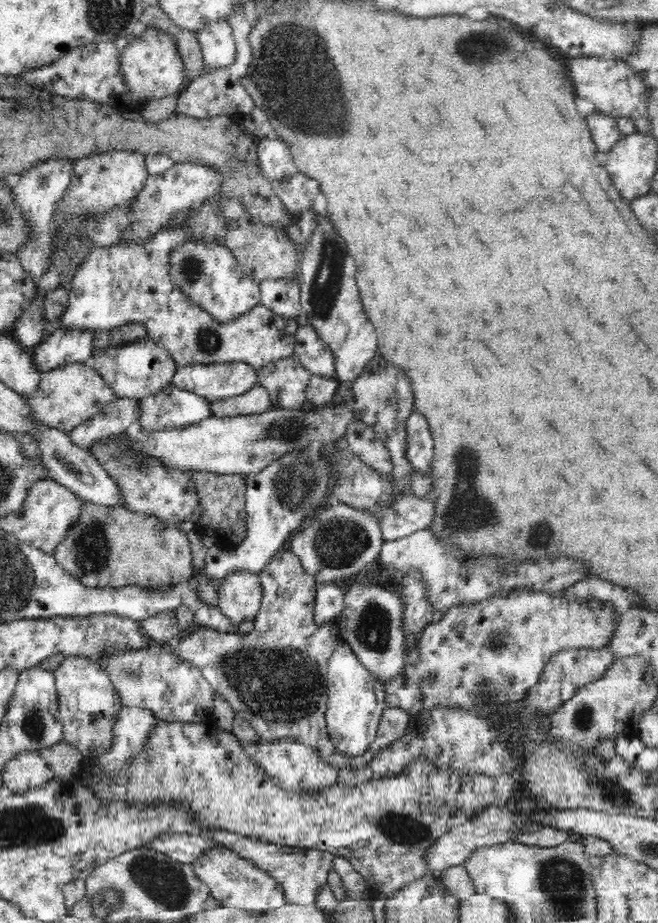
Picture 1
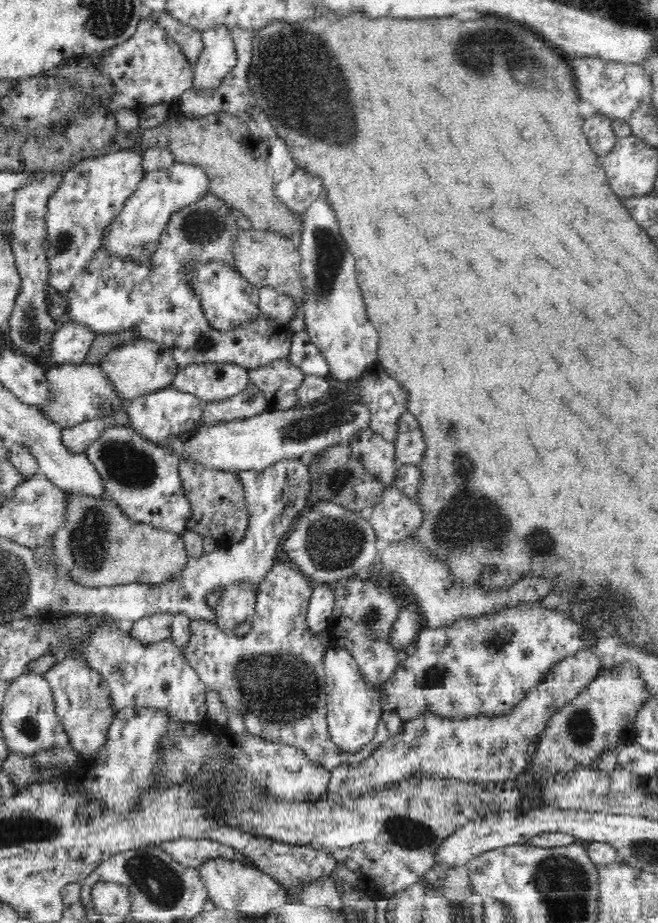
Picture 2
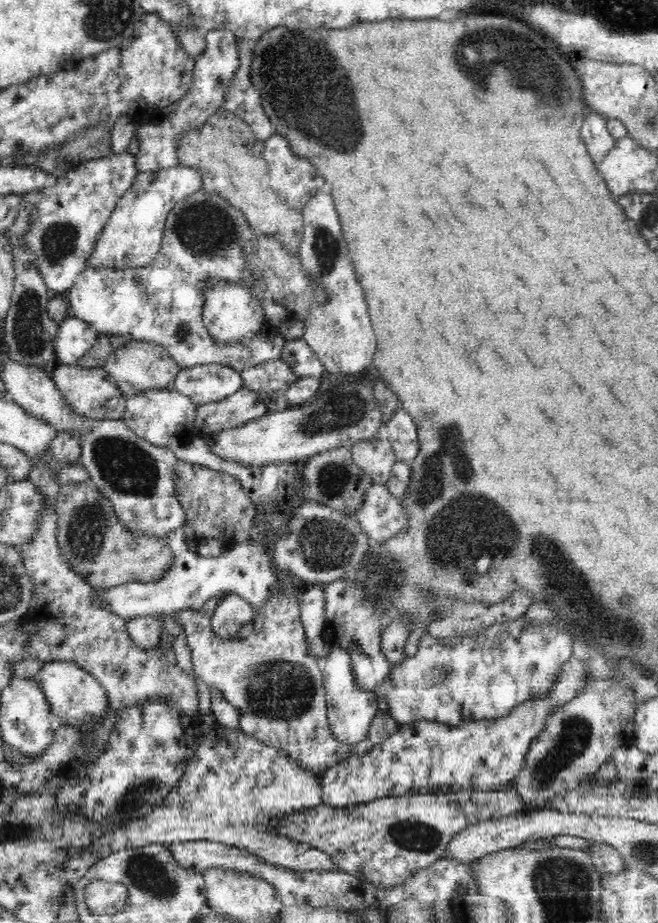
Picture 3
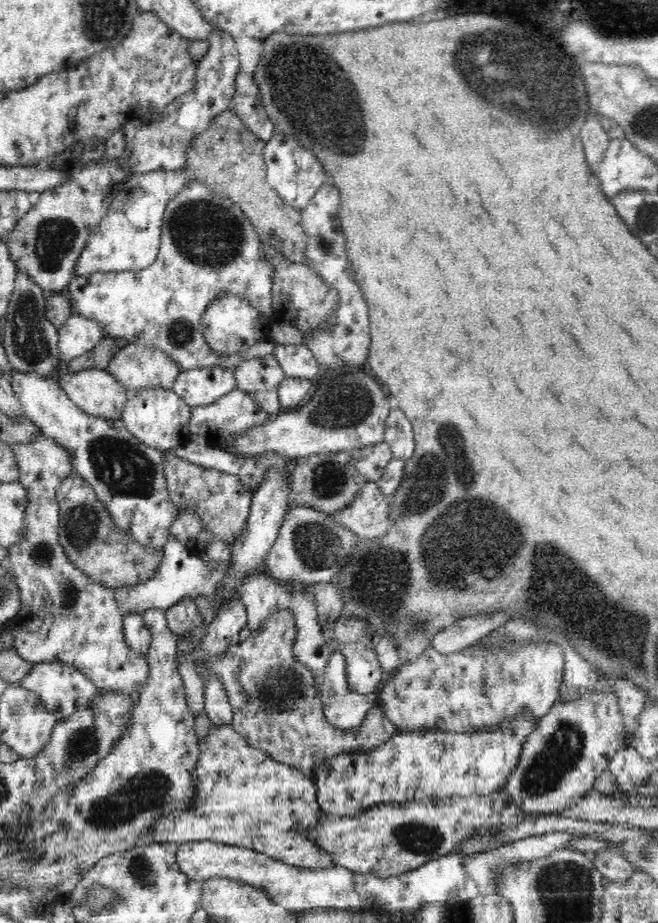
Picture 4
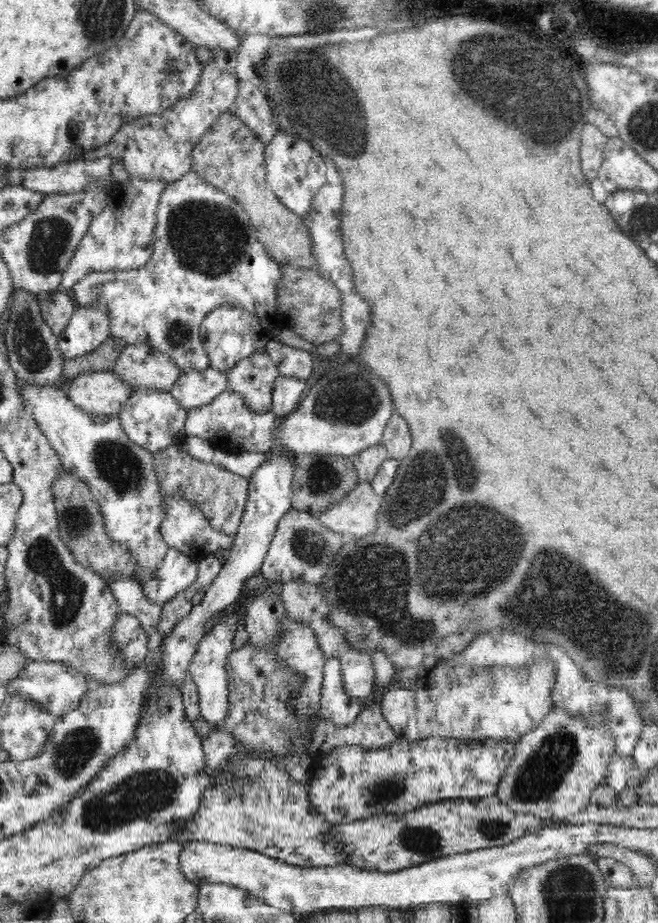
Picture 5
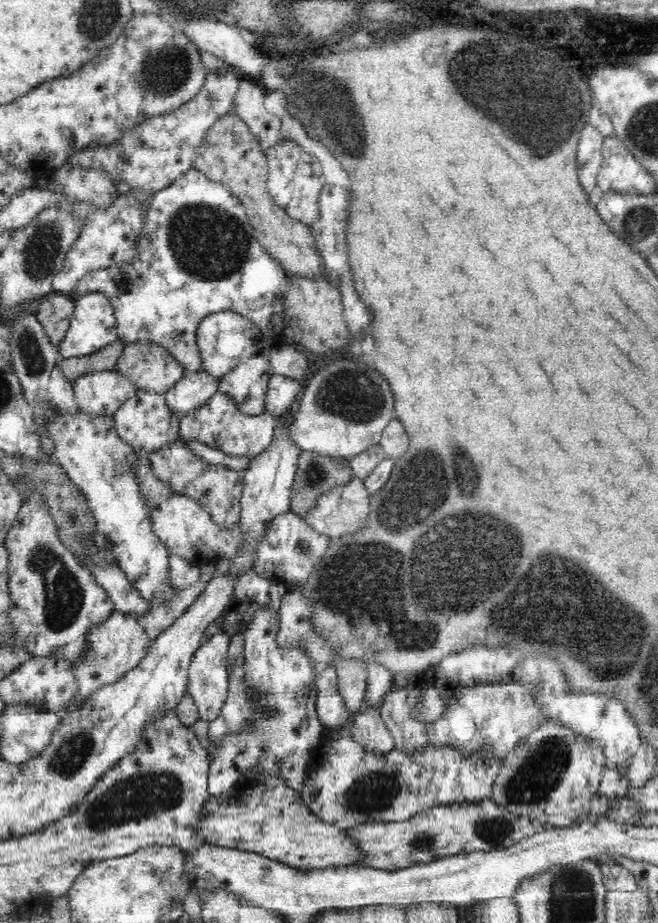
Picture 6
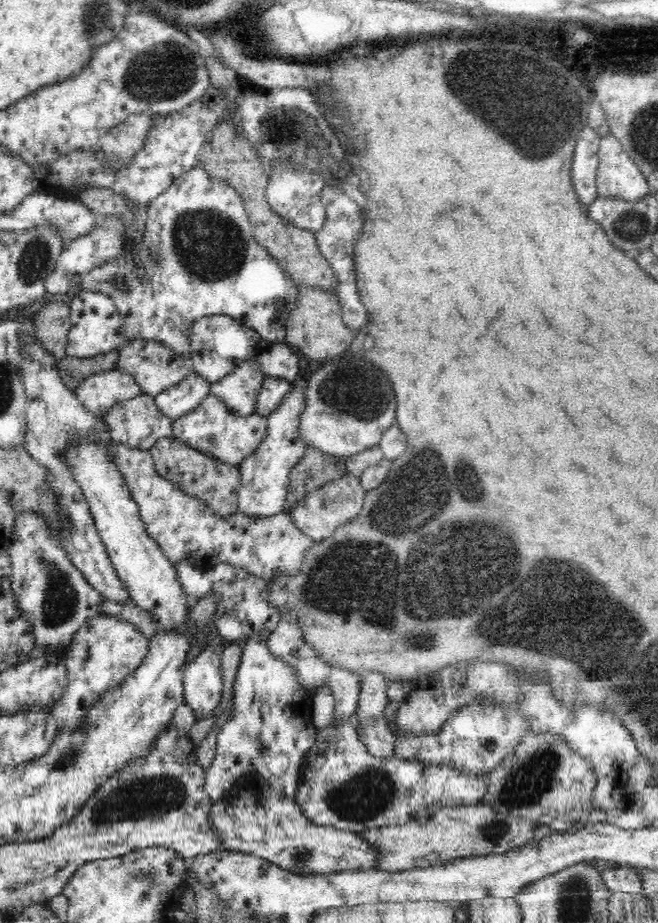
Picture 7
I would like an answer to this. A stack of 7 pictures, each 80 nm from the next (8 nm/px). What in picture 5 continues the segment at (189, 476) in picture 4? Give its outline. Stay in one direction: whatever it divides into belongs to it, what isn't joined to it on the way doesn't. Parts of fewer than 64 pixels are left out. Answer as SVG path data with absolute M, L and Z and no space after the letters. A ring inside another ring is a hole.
M176 445L159 451L154 458L163 494L169 498L181 498L192 502L204 515L210 526L227 537L235 538L246 513L249 479L234 474L216 465L194 460Z

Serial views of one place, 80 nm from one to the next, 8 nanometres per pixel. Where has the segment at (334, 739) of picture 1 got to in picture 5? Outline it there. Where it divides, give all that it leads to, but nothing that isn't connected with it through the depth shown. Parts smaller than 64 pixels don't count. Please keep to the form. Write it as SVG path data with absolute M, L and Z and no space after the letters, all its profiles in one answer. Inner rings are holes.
M332 656L327 659L318 710L320 716L339 727L350 726L357 721L364 706L366 706L366 698L352 697L346 693L340 657Z

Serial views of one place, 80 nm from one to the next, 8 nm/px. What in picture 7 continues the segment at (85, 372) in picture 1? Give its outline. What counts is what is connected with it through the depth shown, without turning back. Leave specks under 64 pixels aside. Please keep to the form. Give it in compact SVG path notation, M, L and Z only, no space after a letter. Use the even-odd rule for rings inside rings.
M113 369L88 376L74 392L86 411L101 418L108 415L114 406L140 396L142 390L130 375Z

